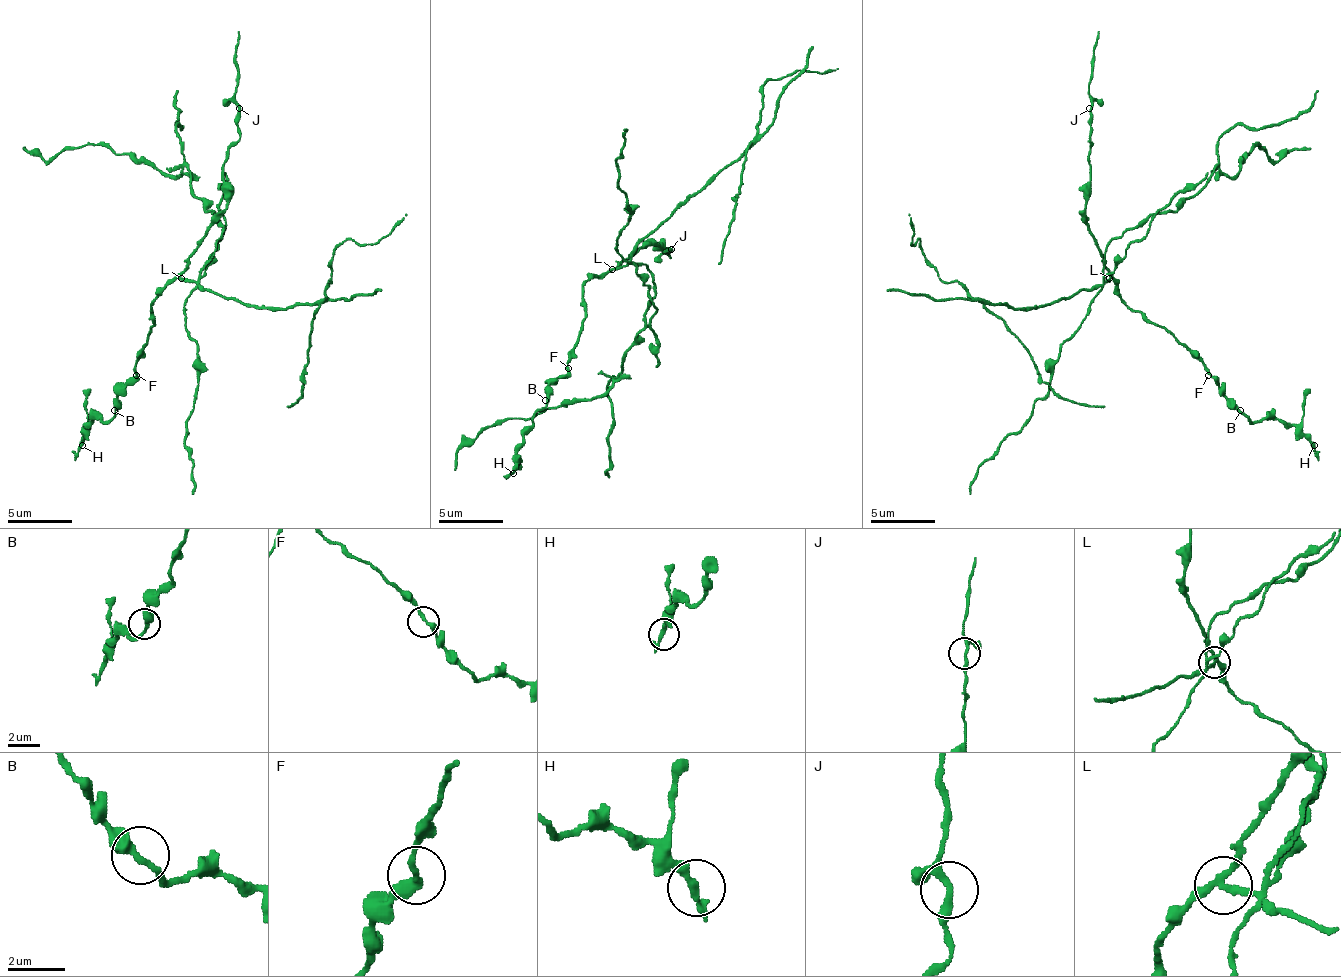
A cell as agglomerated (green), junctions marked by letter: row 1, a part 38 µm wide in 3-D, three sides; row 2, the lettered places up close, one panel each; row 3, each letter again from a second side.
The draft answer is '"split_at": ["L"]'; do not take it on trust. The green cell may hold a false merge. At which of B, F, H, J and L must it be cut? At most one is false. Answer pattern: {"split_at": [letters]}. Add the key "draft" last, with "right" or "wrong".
{"split_at": ["L"], "draft": "right"}

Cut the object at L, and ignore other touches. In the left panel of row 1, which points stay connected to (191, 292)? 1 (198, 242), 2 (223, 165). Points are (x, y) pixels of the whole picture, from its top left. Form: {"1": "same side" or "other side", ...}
{"1": "other side", "2": "other side"}

